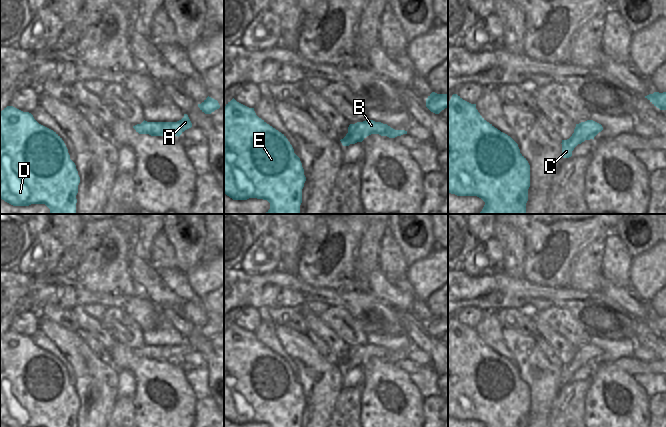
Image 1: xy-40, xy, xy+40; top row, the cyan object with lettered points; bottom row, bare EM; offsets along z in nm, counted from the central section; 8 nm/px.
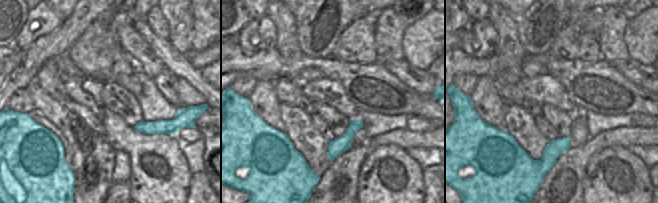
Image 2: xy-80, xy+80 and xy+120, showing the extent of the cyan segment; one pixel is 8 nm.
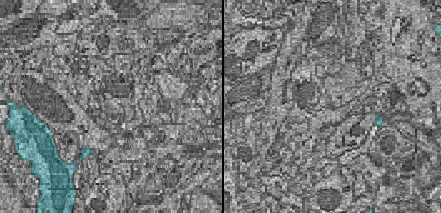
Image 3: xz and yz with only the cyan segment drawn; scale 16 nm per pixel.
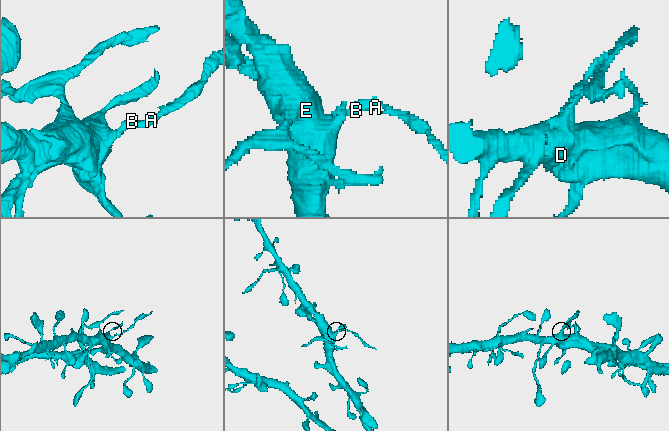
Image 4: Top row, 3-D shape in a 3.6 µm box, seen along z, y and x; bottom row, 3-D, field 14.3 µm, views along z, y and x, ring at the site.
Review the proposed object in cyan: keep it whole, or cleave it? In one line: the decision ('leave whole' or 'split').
split

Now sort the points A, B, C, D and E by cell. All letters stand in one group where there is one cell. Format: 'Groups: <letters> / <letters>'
Groups: A B / C D E.

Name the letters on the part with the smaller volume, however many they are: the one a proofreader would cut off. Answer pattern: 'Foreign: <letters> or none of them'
Foreign: A, B.

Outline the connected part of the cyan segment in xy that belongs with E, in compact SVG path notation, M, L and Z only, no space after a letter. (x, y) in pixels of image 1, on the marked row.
M234 98L228 102L224 107L224 194L233 200L247 200L249 198L267 200L270 203L270 209L266 214L300 214L302 189L305 181L306 177L300 158L294 153L294 149L286 136L259 118L256 115L254 108L249 108L237 102Z

